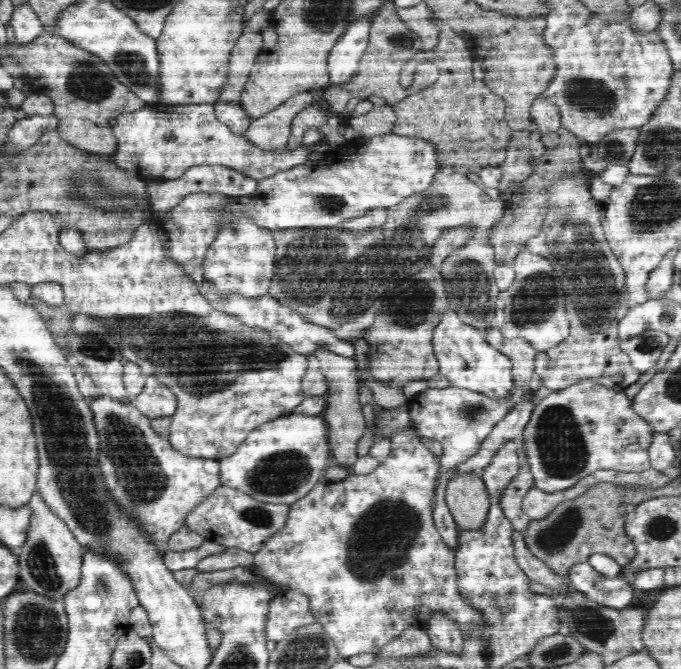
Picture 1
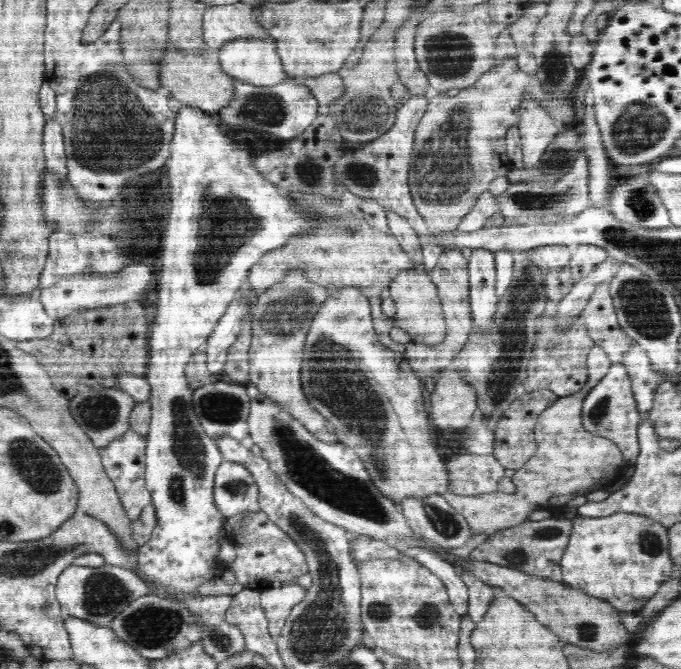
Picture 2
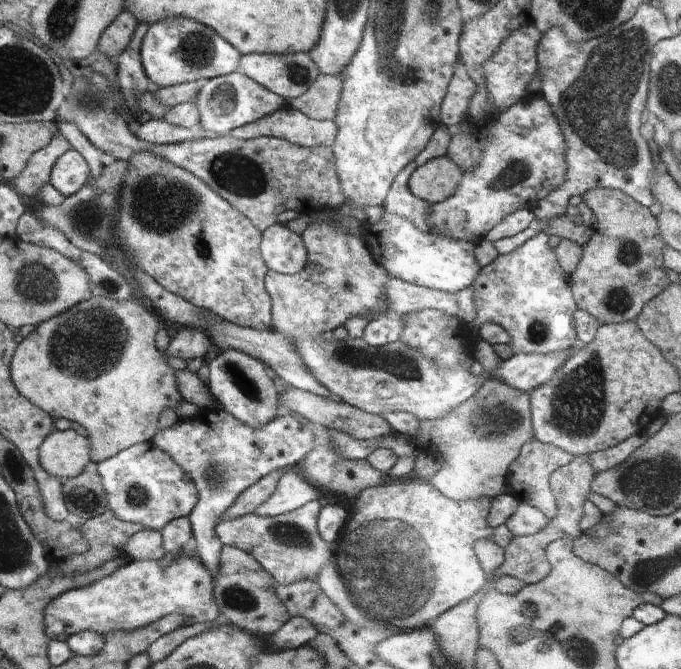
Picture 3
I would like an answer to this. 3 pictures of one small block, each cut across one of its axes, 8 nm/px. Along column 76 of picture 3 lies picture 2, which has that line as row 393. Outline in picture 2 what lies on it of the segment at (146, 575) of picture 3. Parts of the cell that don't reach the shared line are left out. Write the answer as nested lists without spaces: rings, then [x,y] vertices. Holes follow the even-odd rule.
[[[623,362],[611,364],[606,376],[583,400],[581,412],[583,427],[594,436],[606,437],[614,441],[627,464],[632,464],[640,452],[638,434],[639,412],[637,400],[634,400],[632,383]]]

